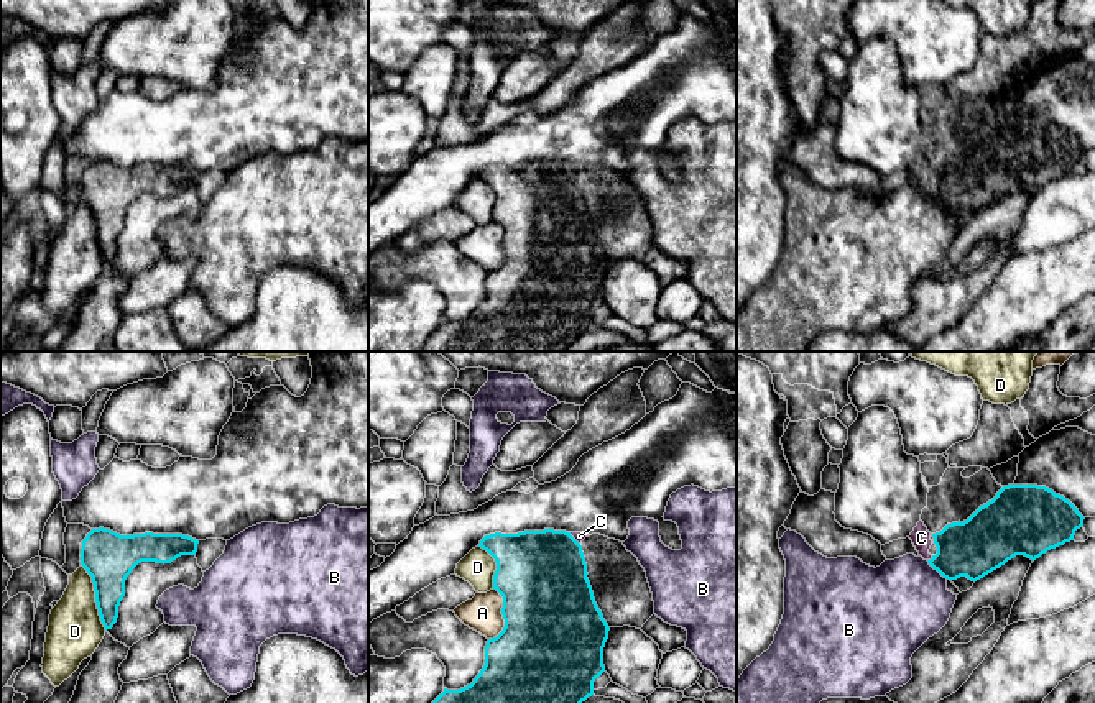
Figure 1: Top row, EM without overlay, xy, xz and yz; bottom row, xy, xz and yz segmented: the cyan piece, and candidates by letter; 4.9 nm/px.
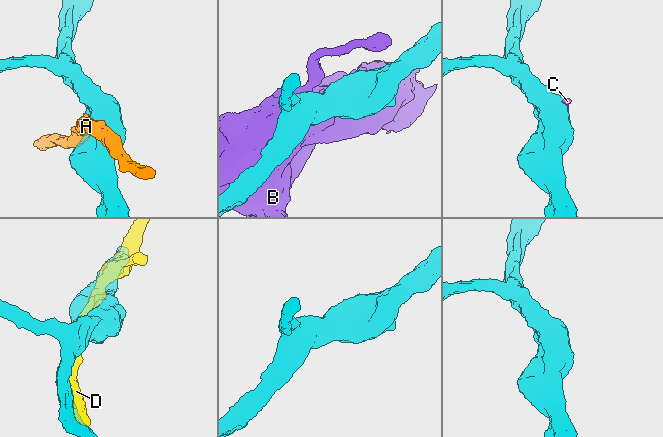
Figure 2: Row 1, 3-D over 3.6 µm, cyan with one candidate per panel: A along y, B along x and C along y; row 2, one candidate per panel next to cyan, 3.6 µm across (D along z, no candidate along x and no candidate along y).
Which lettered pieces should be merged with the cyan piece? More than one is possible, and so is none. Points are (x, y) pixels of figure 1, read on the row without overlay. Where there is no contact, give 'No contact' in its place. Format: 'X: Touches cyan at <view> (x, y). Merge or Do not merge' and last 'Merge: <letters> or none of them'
A: Touches cyan at xz (503, 248). Do not merge
B: Touches cyan at yz (937, 202). Do not merge
C: Touches cyan at yz (931, 191). Merge
D: Touches cyan at xy (96, 229). Do not merge
Merge: C

